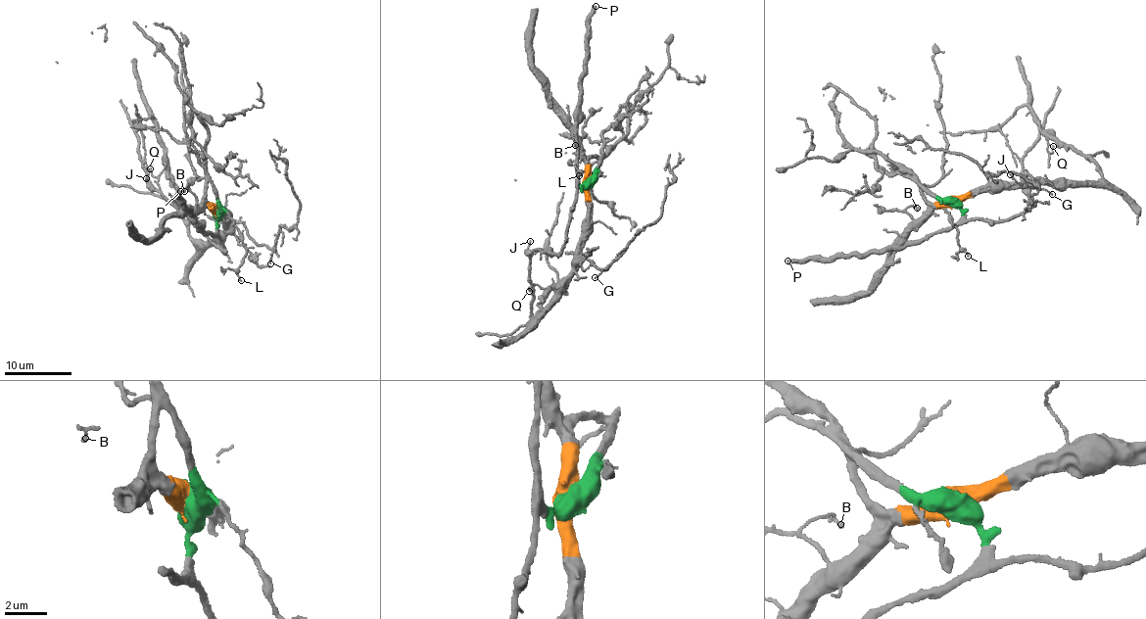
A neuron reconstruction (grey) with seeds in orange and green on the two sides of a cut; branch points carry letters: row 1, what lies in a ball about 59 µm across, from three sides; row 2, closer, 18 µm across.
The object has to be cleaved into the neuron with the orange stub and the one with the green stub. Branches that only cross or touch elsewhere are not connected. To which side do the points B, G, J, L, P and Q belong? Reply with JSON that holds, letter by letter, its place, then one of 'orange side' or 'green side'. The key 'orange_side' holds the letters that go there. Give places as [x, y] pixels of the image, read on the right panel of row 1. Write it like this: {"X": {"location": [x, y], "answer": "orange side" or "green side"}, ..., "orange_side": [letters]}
{"B": {"location": [917, 208], "answer": "orange side"}, "G": {"location": [1052, 194], "answer": "orange side"}, "J": {"location": [1010, 174], "answer": "green side"}, "L": {"location": [968, 256], "answer": "green side"}, "P": {"location": [787, 261], "answer": "green side"}, "Q": {"location": [1053, 146], "answer": "orange side"}, "orange_side": ["B", "G", "Q"]}

